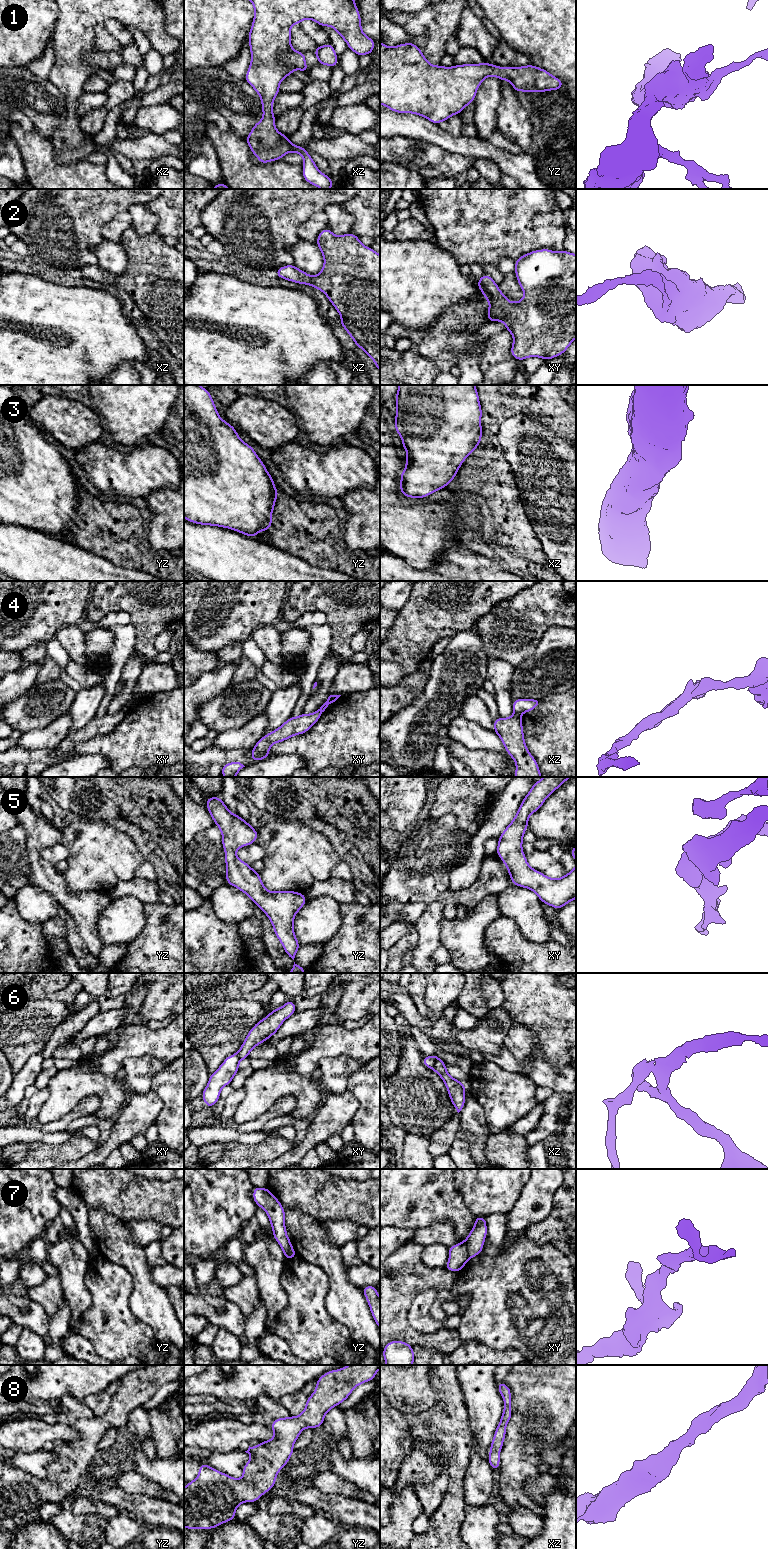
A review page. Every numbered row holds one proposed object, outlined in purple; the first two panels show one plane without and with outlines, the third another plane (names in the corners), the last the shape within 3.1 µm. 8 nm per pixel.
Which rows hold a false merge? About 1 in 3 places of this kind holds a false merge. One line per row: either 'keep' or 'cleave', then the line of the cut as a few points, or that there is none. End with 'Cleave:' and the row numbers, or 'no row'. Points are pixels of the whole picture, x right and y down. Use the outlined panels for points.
1: keep; no cut
2: keep; no cut
3: keep; no cut
4: cleave; cut in xz along (514, 713), (519, 715)
5: keep; no cut
6: cleave; cut in xz along (437, 1057), (432, 1068)
7: cleave; cut in xy along (462, 1242), (470, 1257)
8: keep; no cut
Cleave: 4, 6, 7

